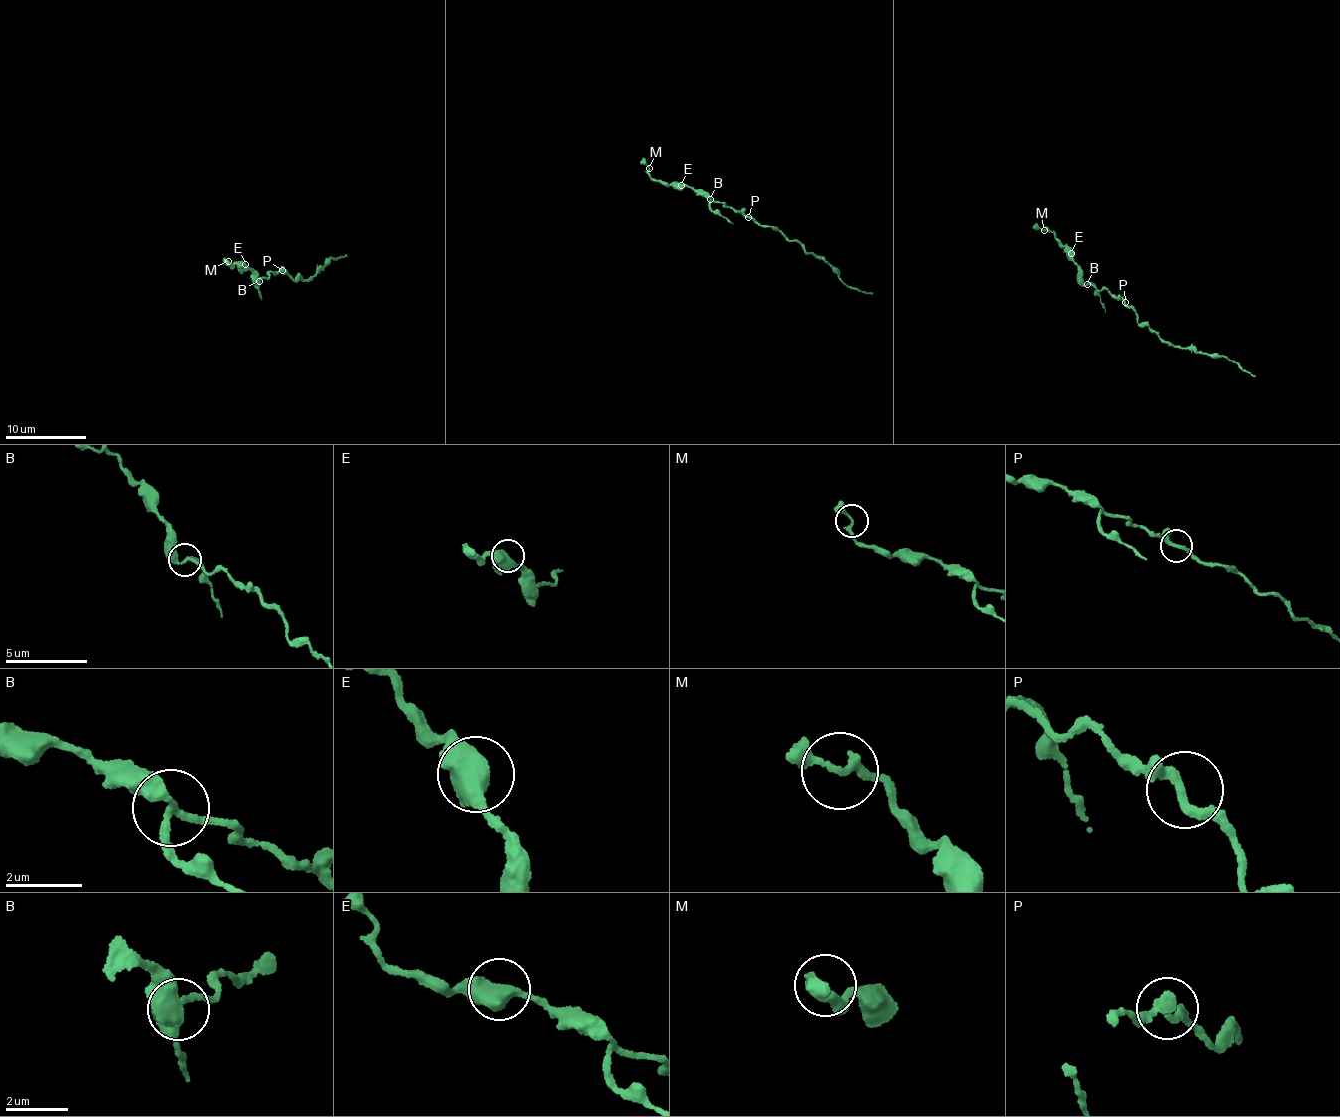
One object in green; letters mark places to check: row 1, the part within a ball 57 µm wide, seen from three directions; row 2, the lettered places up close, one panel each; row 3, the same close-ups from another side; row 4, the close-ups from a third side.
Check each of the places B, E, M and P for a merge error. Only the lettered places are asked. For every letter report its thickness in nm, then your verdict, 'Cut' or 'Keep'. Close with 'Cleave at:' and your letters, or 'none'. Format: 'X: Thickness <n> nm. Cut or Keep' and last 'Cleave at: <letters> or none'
B: Thickness 240 nm. Cut
E: Thickness 420 nm. Keep
M: Thickness 200 nm. Keep
P: Thickness 200 nm. Keep
Cleave at: B

